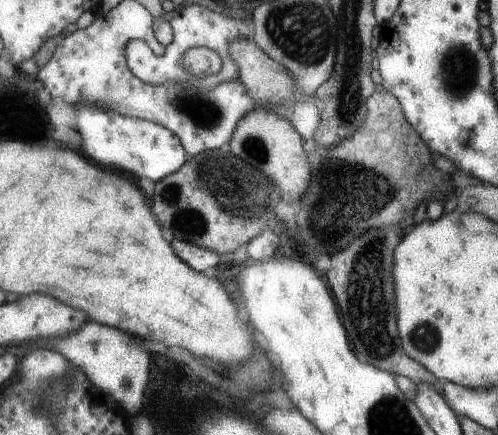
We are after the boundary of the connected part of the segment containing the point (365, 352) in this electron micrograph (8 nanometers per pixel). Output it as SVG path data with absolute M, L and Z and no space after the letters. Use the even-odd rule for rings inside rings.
M384 224L384 226L378 226L378 228L370 228L370 232L362 232L362 234L358 234L346 248L342 248L342 250L338 250L336 254L332 254L332 268L330 268L330 272L326 274L326 278L330 280L330 288L334 288L334 296L336 296L336 300L338 300L338 304L342 304L342 320L346 320L346 332L350 335L350 340L352 340L352 344L354 344L354 348L356 348L356 352L358 352L358 356L361 357L362 362L367 362L368 364L373 364L376 368L385 370L386 372L394 372L395 375L405 376L410 378L410 380L416 381L417 384L420 382L428 382L430 386L434 386L436 388L436 392L440 392L442 396L444 396L444 392L442 392L443 380L439 379L436 375L432 375L423 364L420 364L418 361L412 360L411 356L408 356L408 353L405 351L405 347L402 344L401 336L398 336L398 324L396 324L396 300L394 300L394 276L392 276L392 268L394 268L394 250L398 248L398 242L402 240L402 236L405 230L402 230L400 226L394 226L394 224Z

